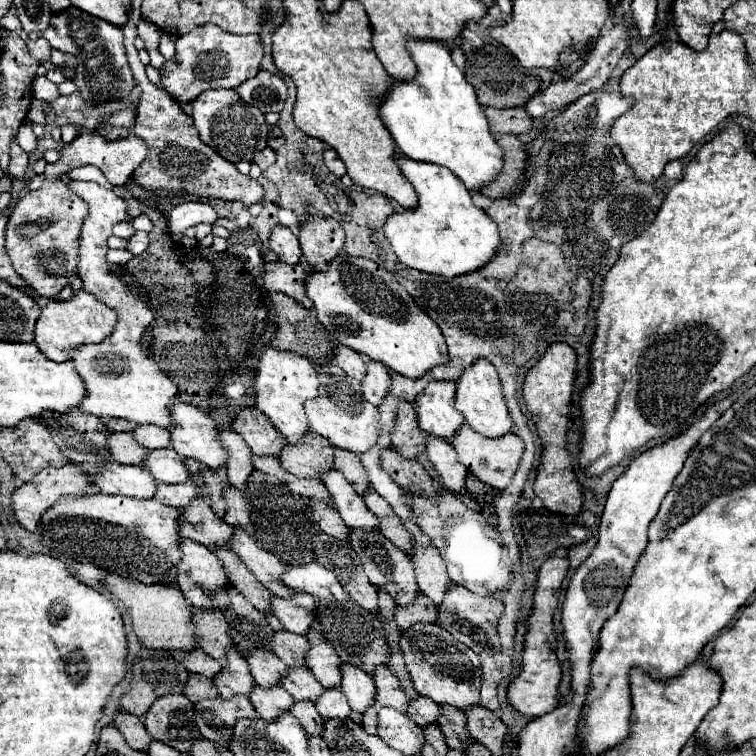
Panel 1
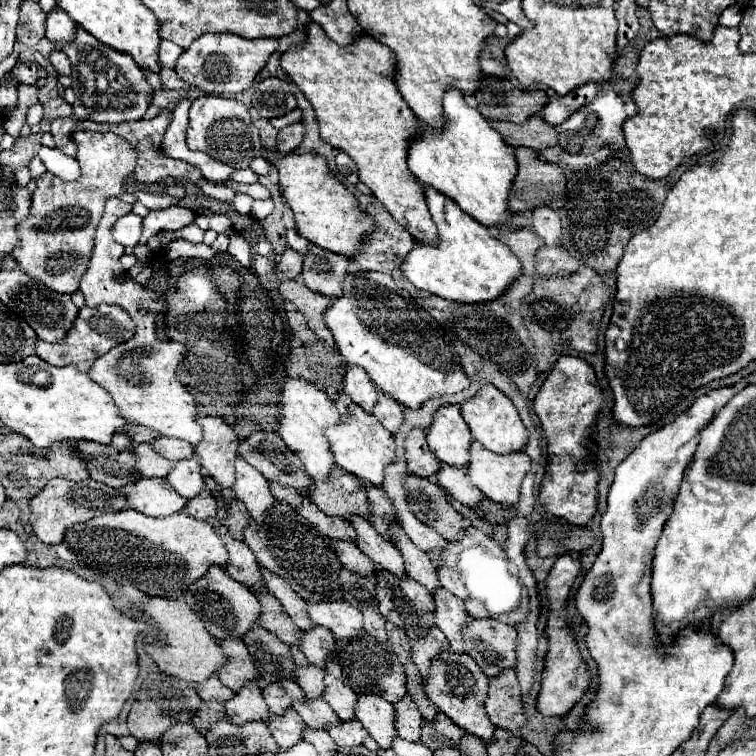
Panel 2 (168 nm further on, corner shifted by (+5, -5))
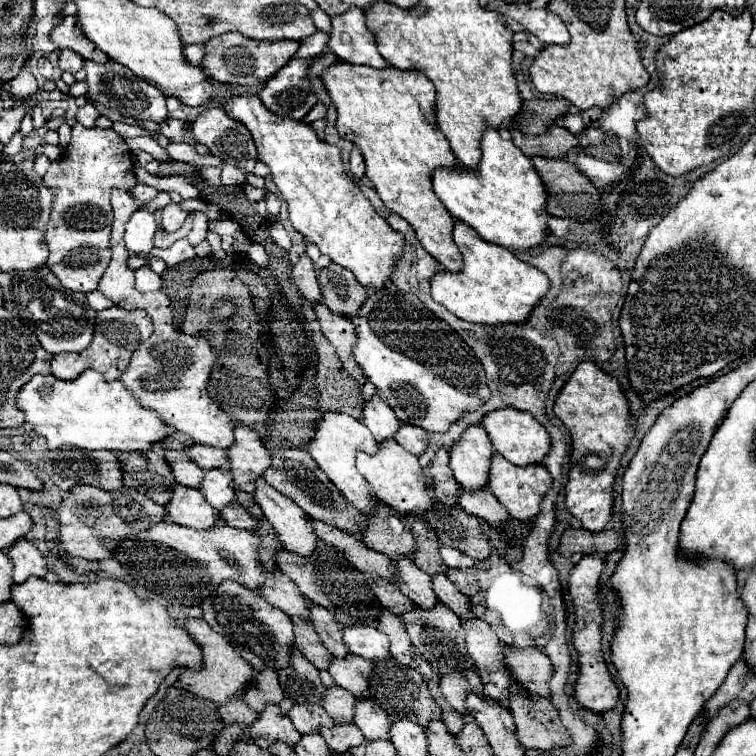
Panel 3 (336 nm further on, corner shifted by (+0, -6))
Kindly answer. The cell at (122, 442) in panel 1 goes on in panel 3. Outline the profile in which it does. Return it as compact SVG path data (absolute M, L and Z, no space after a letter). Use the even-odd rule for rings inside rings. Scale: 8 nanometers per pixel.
M165 451L165 455L169 465L173 467L173 473L179 485L195 487L195 489L201 485L205 471L197 463L193 463L185 451Z

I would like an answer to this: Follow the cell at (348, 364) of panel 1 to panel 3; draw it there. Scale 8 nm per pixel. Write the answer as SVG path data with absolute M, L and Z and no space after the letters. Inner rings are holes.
M381 397L365 401L363 423L369 427L369 431L373 433L377 443L395 439L395 433L401 425L401 421L395 417L393 409Z

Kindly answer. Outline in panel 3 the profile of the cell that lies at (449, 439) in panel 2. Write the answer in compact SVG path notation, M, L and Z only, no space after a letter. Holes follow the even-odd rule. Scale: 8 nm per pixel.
M469 427L449 453L453 475L465 491L475 493L487 487L491 455L495 451L483 427Z

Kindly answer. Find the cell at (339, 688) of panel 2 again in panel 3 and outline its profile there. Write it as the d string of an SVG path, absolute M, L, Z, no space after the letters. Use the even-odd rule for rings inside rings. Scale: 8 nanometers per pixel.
M359 699L355 707L355 725L361 729L367 741L389 739L391 717L371 699Z

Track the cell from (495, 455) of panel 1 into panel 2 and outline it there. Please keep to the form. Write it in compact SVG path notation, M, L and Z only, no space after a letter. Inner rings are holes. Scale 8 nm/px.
M474 440L470 446L470 462L466 470L468 470L472 484L476 484L486 498L490 498L492 502L500 502L500 504L516 504L518 494L520 494L520 482L530 470L530 458L524 452L512 452L506 456L494 454Z

